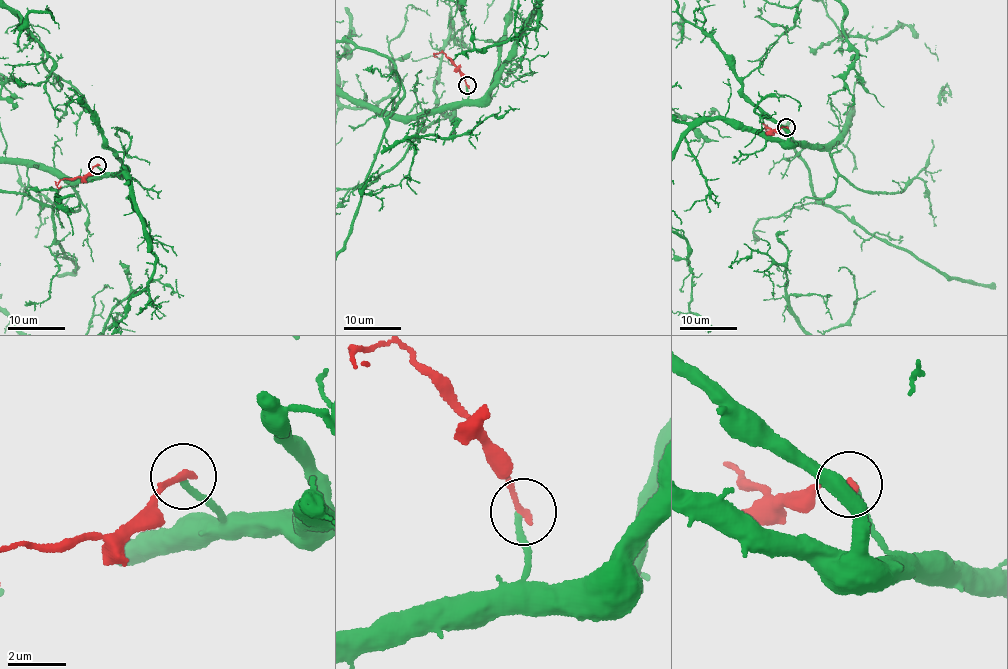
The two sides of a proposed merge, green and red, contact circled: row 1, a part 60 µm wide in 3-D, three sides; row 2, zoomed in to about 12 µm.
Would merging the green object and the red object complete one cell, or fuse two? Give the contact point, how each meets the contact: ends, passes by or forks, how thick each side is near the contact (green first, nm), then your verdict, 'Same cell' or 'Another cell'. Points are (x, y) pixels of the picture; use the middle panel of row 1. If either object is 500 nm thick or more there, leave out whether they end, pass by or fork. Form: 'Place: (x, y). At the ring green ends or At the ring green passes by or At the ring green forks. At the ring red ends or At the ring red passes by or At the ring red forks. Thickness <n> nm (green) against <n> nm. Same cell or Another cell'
Place: (467, 85). At the ring green ends. At the ring red ends. Thickness 200 nm (green) against 240 nm. Another cell

